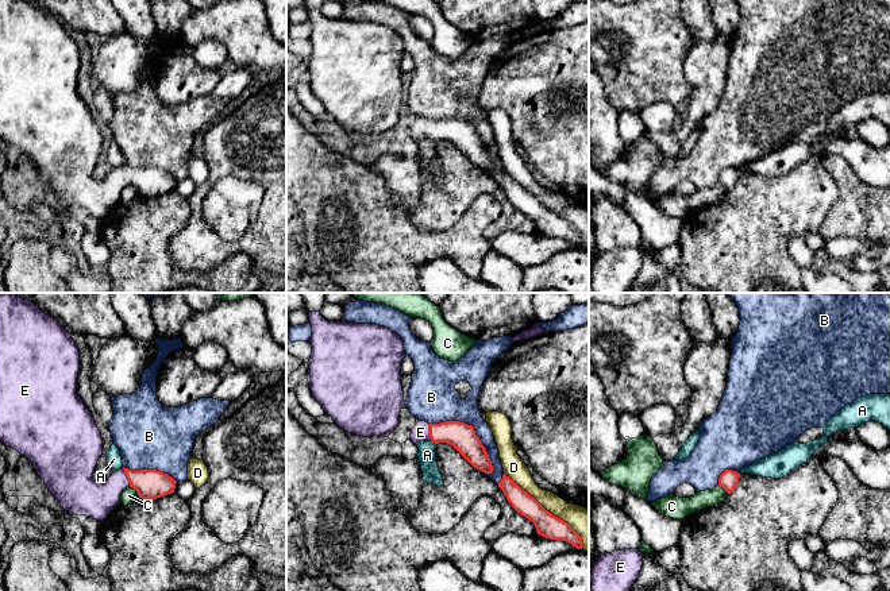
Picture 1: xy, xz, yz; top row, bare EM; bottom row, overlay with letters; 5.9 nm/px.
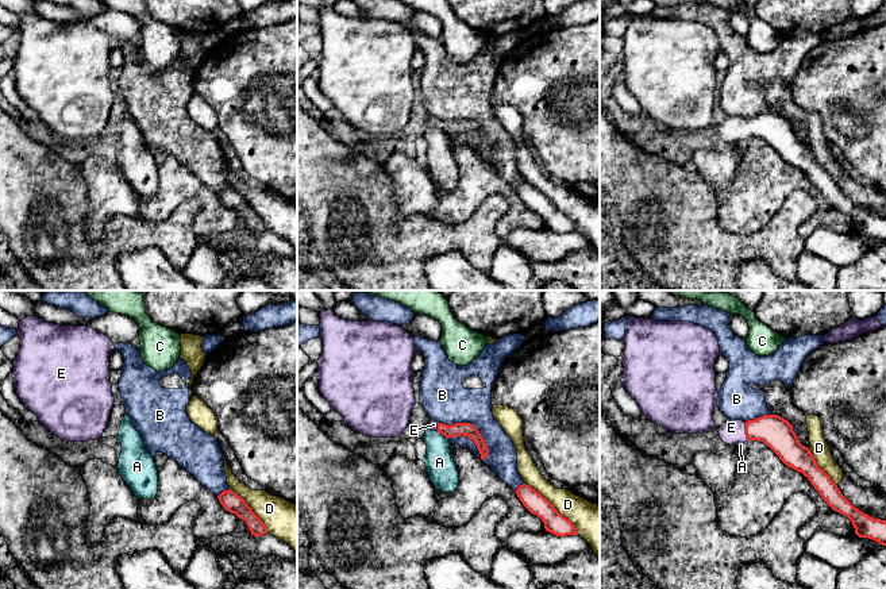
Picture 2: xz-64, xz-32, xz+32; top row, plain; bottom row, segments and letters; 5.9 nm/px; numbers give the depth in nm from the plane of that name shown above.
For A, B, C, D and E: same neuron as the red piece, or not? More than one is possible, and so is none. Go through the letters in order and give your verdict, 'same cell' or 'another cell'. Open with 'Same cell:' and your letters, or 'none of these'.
Same cell: E
A: another cell
B: another cell
C: another cell
D: another cell
E: same cell

